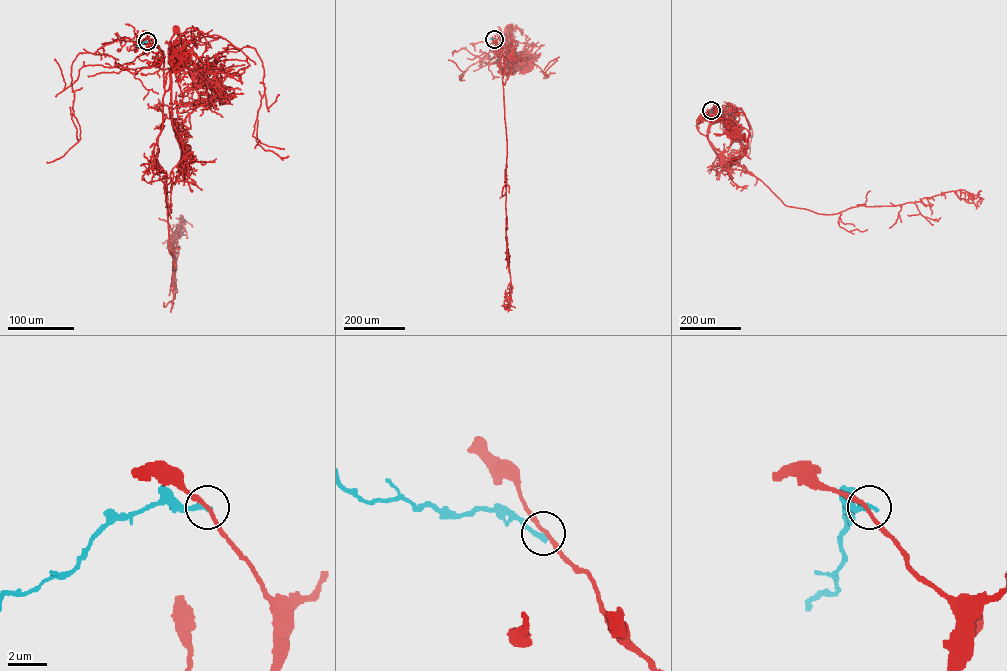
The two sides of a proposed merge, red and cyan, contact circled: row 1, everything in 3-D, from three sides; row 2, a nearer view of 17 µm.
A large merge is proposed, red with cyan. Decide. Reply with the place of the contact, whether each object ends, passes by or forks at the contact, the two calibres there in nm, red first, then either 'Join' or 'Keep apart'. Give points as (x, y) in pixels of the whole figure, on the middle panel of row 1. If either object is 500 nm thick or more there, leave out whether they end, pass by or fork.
Place: (494, 39). At the ring red passes by. At the ring cyan ends. Thickness 200 nm (red) against 260 nm. Keep apart

